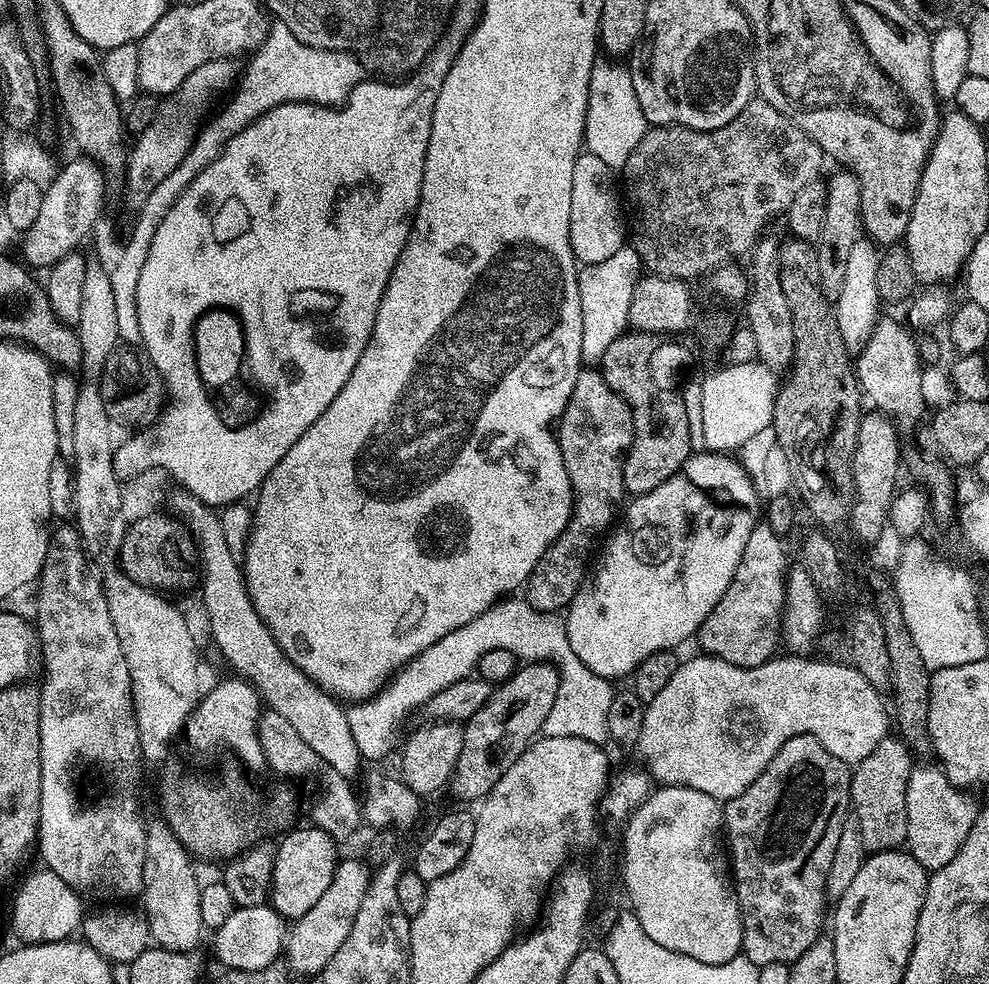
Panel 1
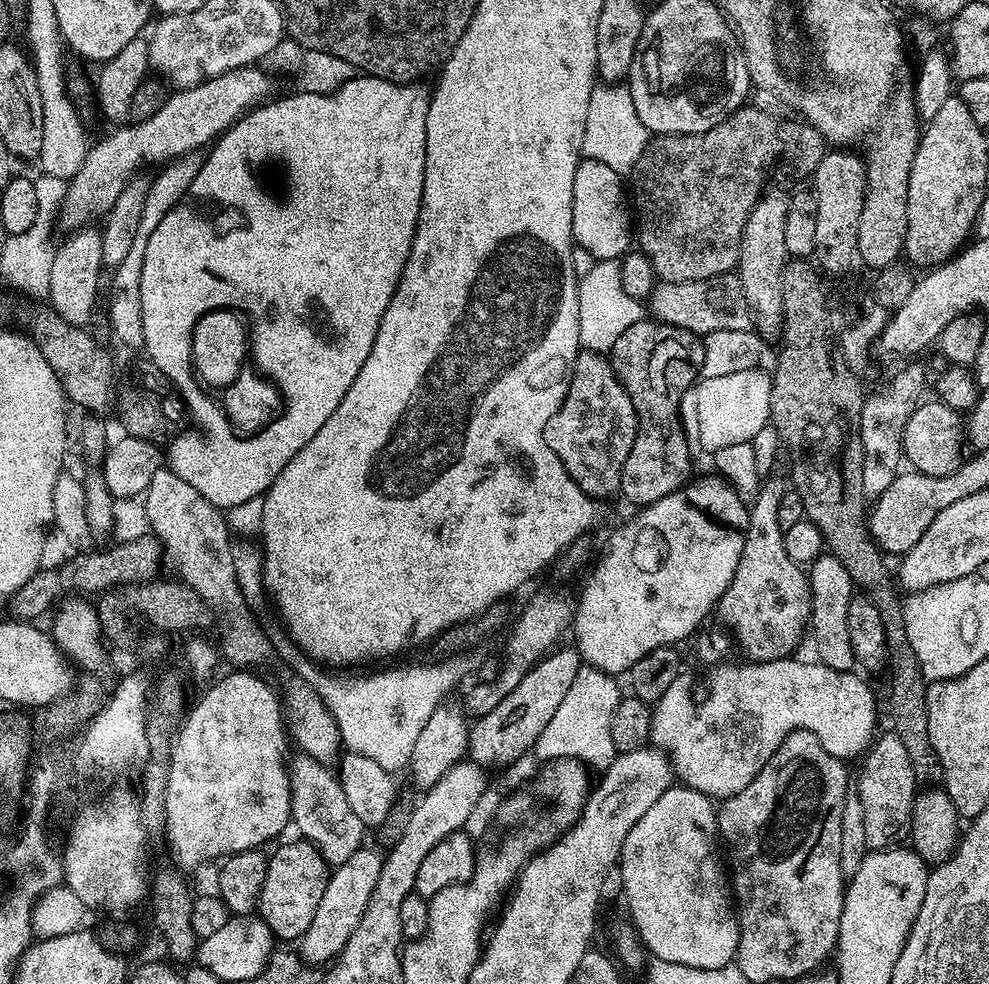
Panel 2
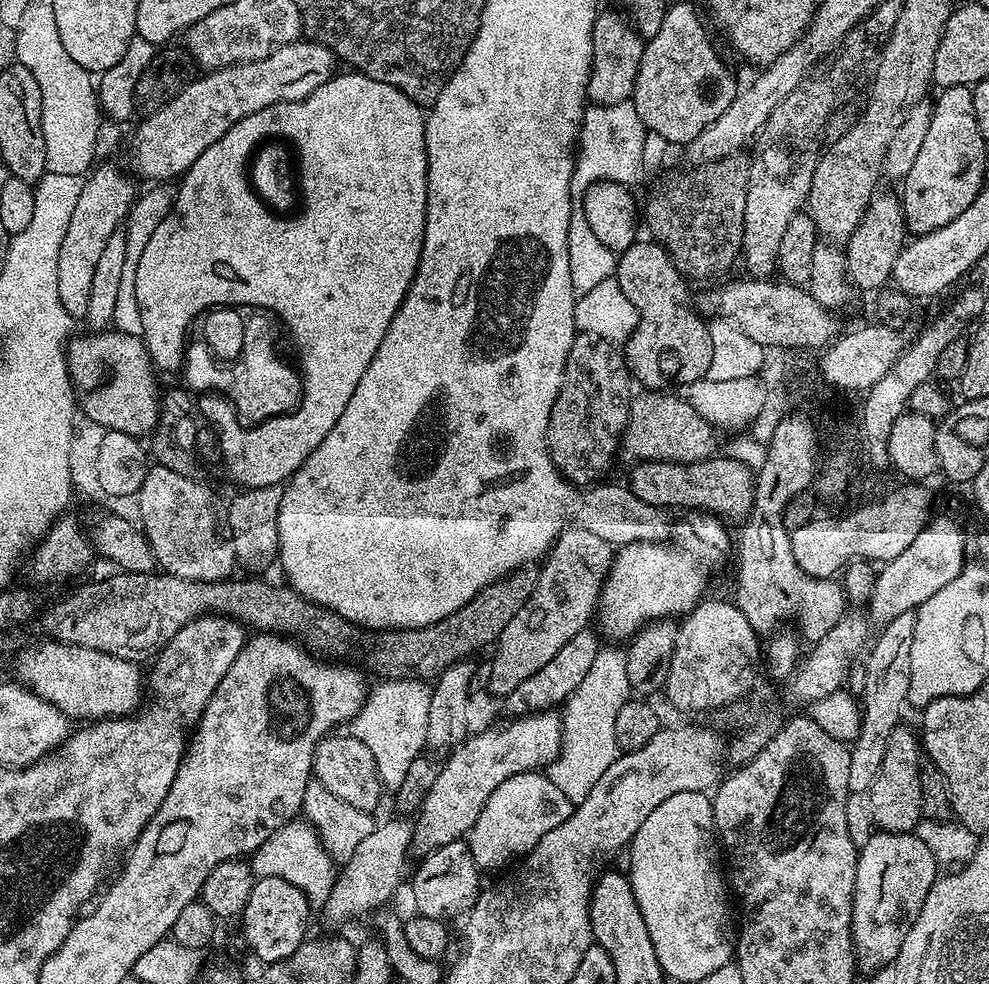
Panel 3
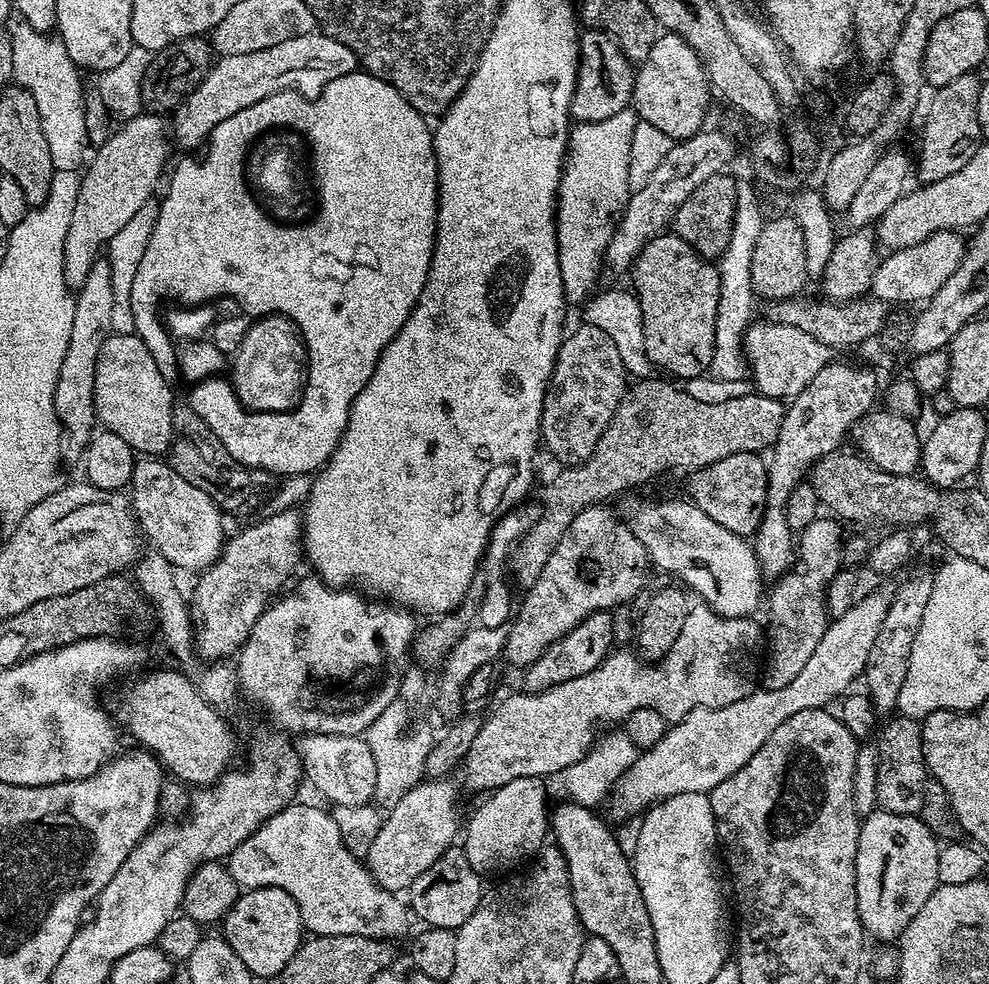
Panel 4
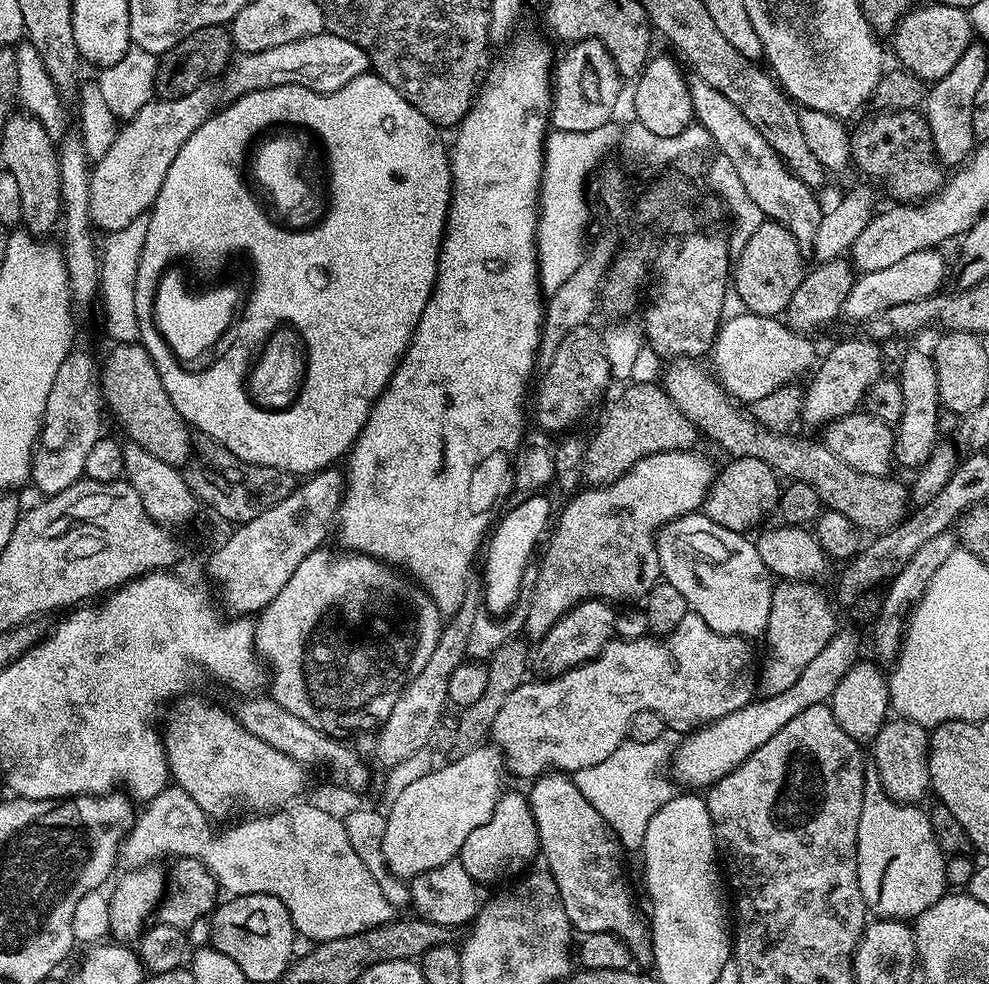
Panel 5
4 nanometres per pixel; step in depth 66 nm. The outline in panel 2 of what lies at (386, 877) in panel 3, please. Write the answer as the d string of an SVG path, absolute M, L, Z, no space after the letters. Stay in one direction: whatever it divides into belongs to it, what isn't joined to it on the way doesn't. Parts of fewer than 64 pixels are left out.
M361 846L346 862L334 868L329 875L328 885L322 894L322 902L318 902L318 910L314 910L314 918L306 930L306 934L298 941L298 952L303 959L313 966L335 961L346 946L350 934L354 934L354 926L362 922L362 914L372 901L374 888L378 886L378 876L384 865L384 856L374 849Z

